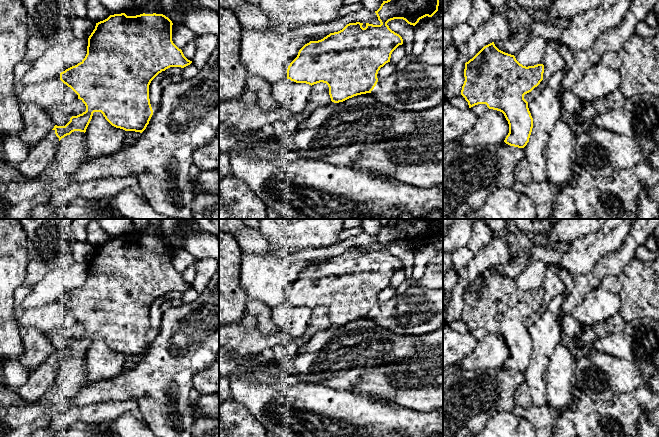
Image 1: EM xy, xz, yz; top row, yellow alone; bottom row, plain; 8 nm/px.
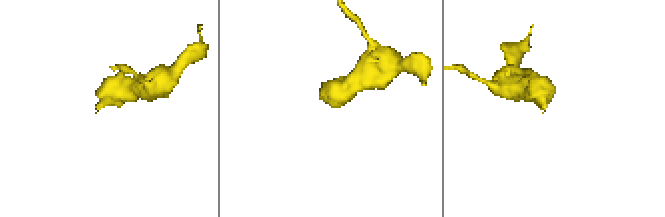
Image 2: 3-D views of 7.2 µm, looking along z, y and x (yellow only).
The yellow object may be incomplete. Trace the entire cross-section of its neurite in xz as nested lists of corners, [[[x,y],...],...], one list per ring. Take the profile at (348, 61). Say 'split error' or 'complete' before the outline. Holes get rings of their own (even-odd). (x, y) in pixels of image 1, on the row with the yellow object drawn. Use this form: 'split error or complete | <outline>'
complete | [[[387,0],[375,11],[380,25],[349,23],[342,30],[330,33],[318,41],[310,41],[298,52],[287,69],[287,79],[296,83],[314,85],[320,82],[329,87],[329,95],[334,103],[343,102],[357,95],[371,93],[378,82],[381,67],[390,62],[392,52],[403,44],[402,37],[392,31],[387,23],[403,19],[415,26],[420,19],[432,17],[437,11],[439,0]]]

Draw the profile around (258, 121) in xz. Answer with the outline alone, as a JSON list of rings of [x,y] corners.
[[[247,88],[240,98],[219,102],[219,125],[229,122],[236,125],[240,132],[262,133],[275,121],[285,121],[292,117],[294,114],[281,105],[268,111],[262,110],[256,94]]]

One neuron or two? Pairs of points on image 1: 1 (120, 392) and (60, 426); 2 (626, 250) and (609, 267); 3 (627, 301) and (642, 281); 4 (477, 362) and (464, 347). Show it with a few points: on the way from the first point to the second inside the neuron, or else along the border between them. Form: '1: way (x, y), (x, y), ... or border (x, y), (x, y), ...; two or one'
1: border (126, 399), (98, 401), (80, 406); two
2: way (622, 254), (613, 263); one
3: way (632, 296), (639, 289), (639, 286); one
4: border (478, 342), (466, 356), (456, 363); two

